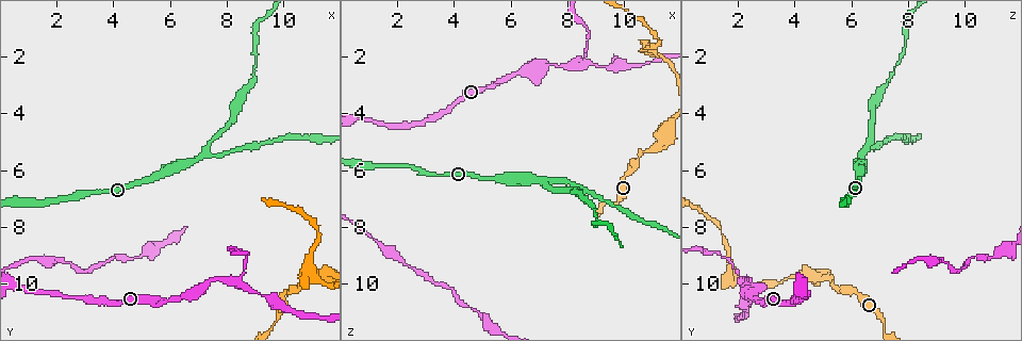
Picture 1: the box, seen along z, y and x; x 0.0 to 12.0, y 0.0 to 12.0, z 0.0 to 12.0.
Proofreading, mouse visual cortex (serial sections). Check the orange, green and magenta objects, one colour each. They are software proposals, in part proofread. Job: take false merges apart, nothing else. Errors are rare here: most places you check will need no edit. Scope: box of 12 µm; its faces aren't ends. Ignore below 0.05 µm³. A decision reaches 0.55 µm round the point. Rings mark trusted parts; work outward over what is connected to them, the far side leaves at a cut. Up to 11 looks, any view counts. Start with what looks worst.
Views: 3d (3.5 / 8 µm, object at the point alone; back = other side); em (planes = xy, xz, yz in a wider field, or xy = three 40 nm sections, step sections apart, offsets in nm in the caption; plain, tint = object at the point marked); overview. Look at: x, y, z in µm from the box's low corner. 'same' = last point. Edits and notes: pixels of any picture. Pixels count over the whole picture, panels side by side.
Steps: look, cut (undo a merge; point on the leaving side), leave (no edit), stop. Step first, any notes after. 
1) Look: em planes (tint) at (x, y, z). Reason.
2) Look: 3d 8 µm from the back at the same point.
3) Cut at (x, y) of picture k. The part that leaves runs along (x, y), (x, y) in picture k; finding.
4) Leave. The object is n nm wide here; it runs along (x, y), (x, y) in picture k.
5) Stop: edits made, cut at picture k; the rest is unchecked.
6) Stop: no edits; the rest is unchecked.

Look: 3d 3.5 µm at (7.3, 5.3, 6.4). Side arm on a straight run.

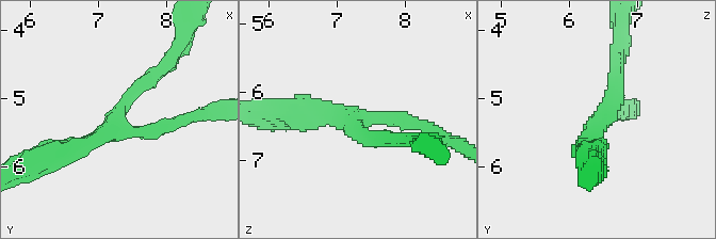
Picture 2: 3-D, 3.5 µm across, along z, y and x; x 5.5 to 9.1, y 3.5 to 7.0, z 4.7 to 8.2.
Look: em planes (tint) at (7.20, 5.40, 6.40).

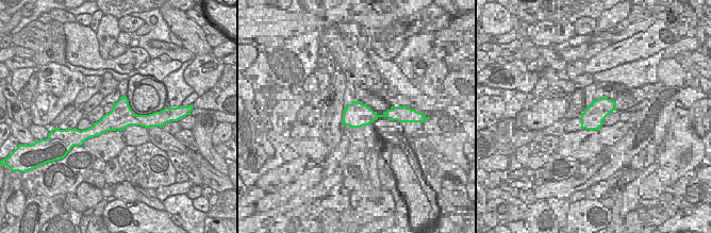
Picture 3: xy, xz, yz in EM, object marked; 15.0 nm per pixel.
Leave. The arms are 200, 200, 300 nm wide; it runs along (152, 118), (115, 119), (89, 132) in picture 3; all the same cell.

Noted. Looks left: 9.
Look: 3d 3.5 µm at (8.1, 9.8, 2.3). Three arms meet.

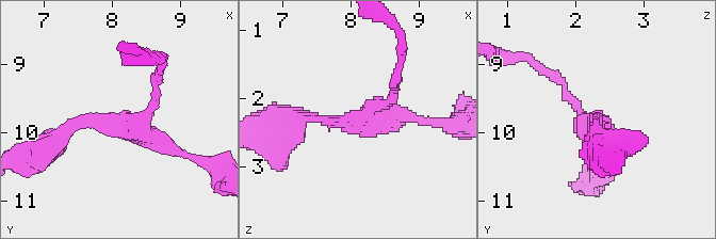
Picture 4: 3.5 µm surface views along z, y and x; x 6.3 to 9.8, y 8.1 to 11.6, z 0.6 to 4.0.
Look: em xy step 2 (tint) at (8.20, 9.90, 2.30). 3 arms meet here; the arms are 150, 150, 200 nm wide.

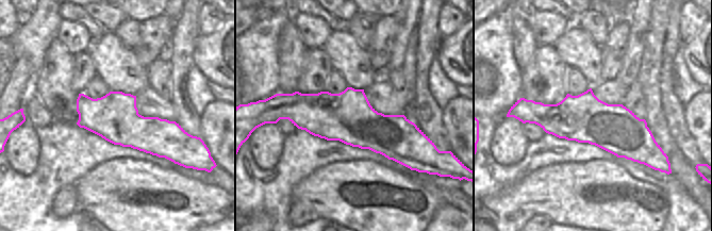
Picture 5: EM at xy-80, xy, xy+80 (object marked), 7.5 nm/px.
Leave. Continuous, no second cell.

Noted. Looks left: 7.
Look: 3d 3.5 µm at (8.9, 2.9, 7.2). Thick turns thin.

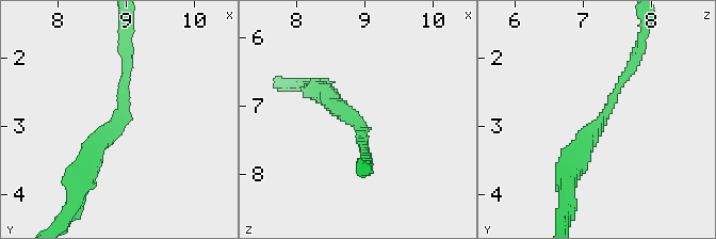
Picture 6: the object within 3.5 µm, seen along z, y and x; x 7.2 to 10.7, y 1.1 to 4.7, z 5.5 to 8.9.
Look: em xy step 3 (tint) at (8.90, 2.95, 7.20).

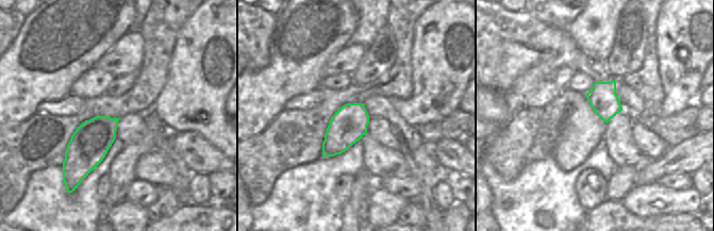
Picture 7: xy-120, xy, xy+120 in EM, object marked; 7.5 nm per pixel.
Leave. The arms are 150, 300 nm wide; it runs along (568, 175), (575, 152), (633, 64) in picture 6; continuous, no second cell.

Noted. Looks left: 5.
Look: 3d 3.5 µm at (11.4, 9.6, 5.2). Sharp bend.

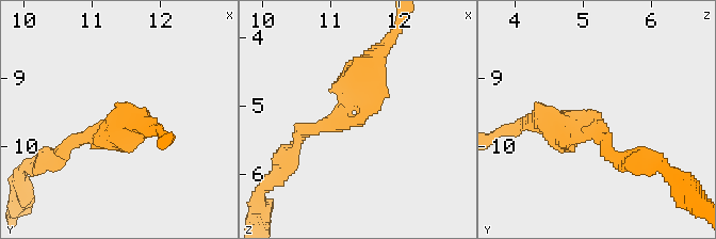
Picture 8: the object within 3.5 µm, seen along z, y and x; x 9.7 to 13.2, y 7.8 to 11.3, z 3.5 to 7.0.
Look: em xy step 5 (tint) at (11.35, 9.65, 5.20). The arms are 150, 400 nm wide; need the tissue.

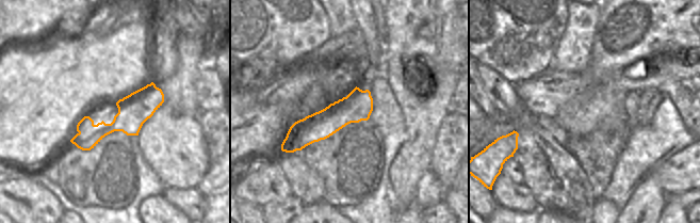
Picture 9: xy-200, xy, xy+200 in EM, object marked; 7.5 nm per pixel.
Look: em xy step 3 (tint) at the same point.

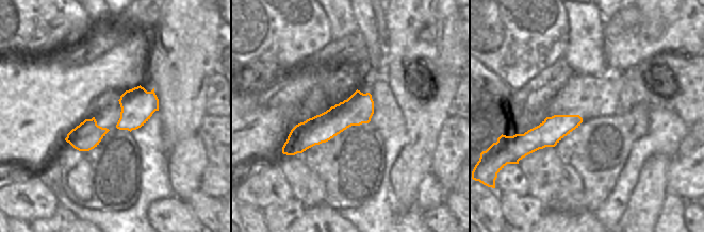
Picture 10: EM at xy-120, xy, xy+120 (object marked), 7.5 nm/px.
Leave. It runs along (369, 97), (290, 150) in picture 10; all the same cell.

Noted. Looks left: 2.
Stop: no edits; the rest is unchecked.

